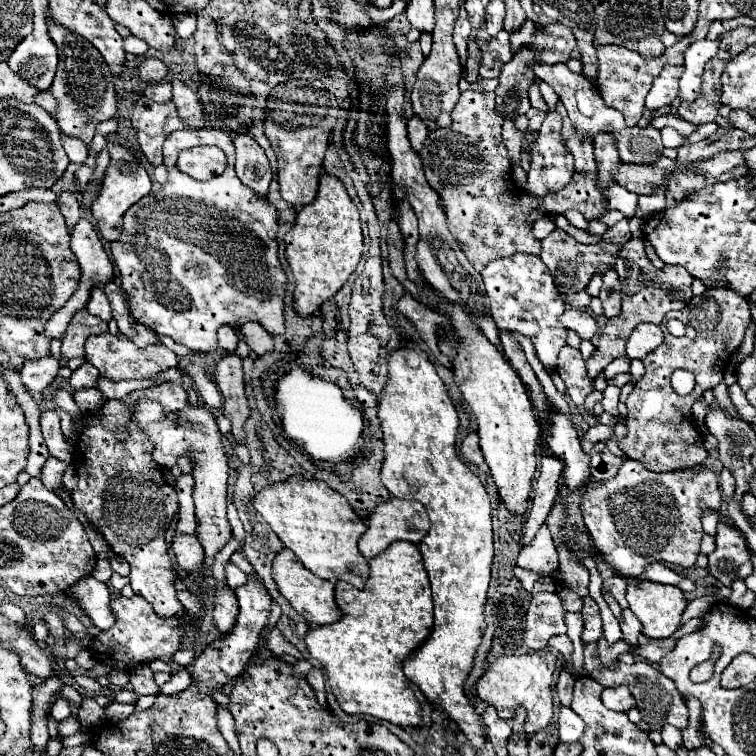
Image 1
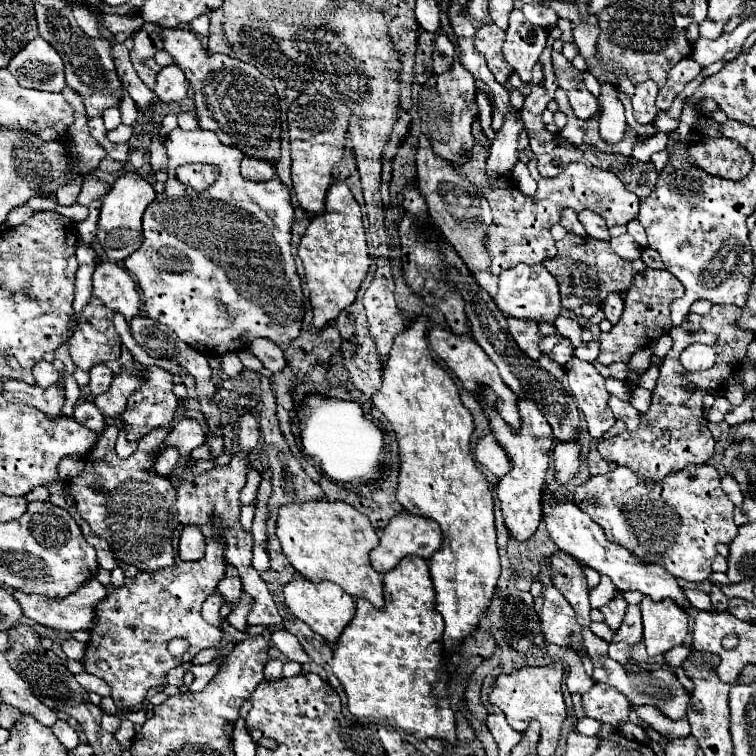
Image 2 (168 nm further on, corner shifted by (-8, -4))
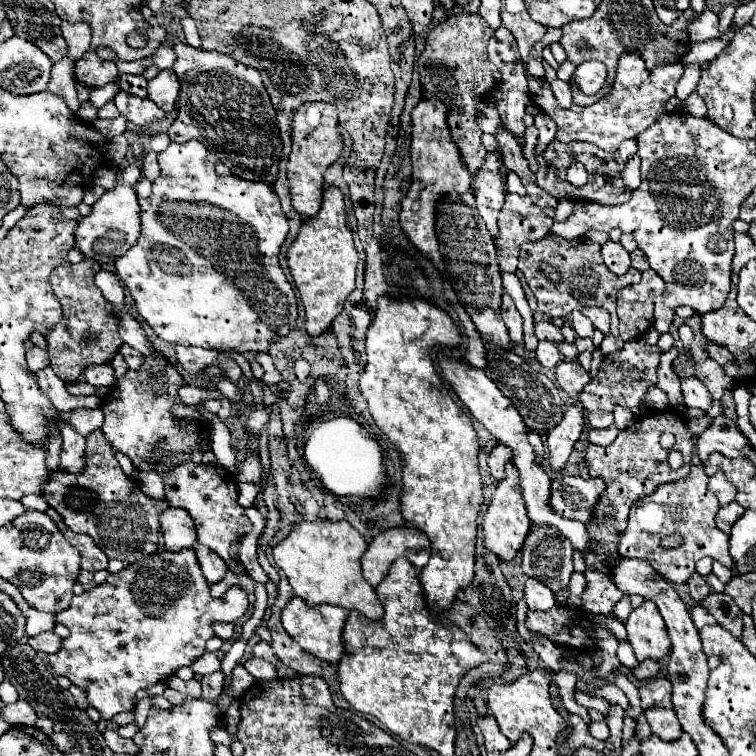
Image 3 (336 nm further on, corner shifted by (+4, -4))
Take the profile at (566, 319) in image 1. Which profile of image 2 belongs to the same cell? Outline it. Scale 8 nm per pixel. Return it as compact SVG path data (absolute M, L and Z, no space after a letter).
M558 316L556 322L554 322L554 326L556 326L556 332L560 336L570 338L574 346L578 346L582 342L582 326L578 324L578 320L566 318L566 316Z

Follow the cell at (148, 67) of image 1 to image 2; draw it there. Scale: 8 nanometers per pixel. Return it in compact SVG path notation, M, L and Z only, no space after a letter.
M176 64L164 66L158 72L154 94L162 102L180 102L186 96L186 90L188 90L188 80L186 80L184 72Z

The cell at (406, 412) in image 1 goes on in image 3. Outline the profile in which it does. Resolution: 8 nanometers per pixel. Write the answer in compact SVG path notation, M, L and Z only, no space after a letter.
M380 296L376 314L366 332L366 356L368 364L360 376L360 390L368 402L368 410L378 428L390 438L402 454L402 516L408 524L418 526L430 538L430 560L420 572L420 582L430 604L430 610L444 610L456 598L460 588L466 588L474 578L474 548L476 548L476 518L484 502L480 492L482 480L478 472L478 436L470 416L456 406L450 398L444 382L436 378L432 352L434 348L458 348L462 338L454 320L430 306L426 300Z

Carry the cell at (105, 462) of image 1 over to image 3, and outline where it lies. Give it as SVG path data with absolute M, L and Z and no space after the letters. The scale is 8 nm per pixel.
M94 430L86 438L86 468L80 474L50 472L42 496L72 532L90 534L108 558L132 564L158 548L160 514L168 508L168 502L156 502L142 494L138 484L120 470L116 456L110 456L110 442L102 430Z

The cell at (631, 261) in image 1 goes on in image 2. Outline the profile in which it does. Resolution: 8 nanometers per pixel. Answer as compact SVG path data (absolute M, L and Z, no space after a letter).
M646 268L644 272L636 274L636 278L632 280L632 290L628 290L628 294L624 294L624 312L622 312L620 322L616 326L612 326L610 332L600 334L598 362L600 364L628 362L638 348L646 348L656 338L668 334L668 330L672 328L670 304L682 296L684 296L682 282L676 276L672 276L668 270Z

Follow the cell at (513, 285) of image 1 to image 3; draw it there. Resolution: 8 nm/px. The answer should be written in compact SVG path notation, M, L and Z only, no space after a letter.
M538 344L536 356L544 368L554 368L562 360L562 354L558 352L556 344Z

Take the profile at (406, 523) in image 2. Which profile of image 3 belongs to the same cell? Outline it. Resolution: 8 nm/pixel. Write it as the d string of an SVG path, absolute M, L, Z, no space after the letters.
M390 528L374 538L362 558L362 572L370 586L376 586L388 574L390 564L398 558L408 558L416 568L426 566L430 558L430 540L424 532L412 528Z

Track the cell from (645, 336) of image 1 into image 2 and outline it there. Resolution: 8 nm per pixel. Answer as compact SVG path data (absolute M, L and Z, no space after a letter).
M664 334L664 336L660 336L650 348L652 348L650 366L658 366L658 364L662 364L662 360L666 358L666 354L670 352L670 348L672 348L672 338L670 338L668 334Z

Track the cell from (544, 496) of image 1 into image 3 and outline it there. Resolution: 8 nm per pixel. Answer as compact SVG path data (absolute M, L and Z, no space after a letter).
M566 402L562 422L548 432L548 440L546 440L550 466L554 470L562 470L562 466L566 464L572 452L572 444L582 436L582 426L584 426L582 406L578 402Z

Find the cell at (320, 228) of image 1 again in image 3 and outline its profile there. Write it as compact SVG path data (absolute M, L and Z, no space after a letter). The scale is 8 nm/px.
M326 188L320 212L302 224L298 238L286 252L286 264L306 310L306 330L310 336L320 336L330 328L332 320L342 310L346 296L354 290L358 264L352 232L346 224L346 206L338 188Z

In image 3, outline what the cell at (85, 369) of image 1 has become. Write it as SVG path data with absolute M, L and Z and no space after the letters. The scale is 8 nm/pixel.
M110 364L104 366L88 366L88 370L84 372L86 382L92 386L112 386L116 382L114 378L114 370Z

